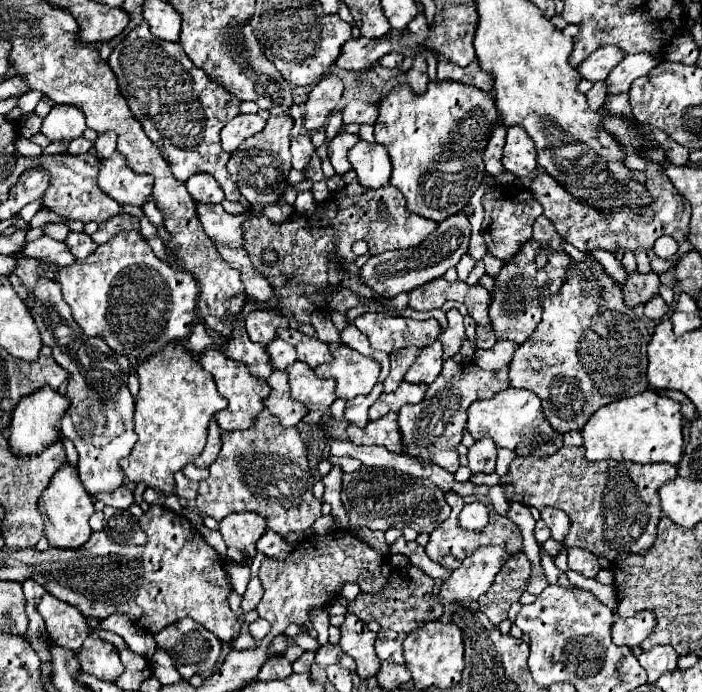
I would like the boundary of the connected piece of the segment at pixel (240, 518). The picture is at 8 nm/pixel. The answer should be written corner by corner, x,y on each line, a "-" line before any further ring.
233,513
219,523
219,531
227,543
227,557
233,563
243,563
255,557
255,543
263,537
267,525
261,515

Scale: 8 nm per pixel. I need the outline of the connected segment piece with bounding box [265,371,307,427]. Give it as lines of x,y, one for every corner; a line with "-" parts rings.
273,371
267,383
271,387
271,395
265,401
265,407
273,415
277,415
285,427
295,427
307,415
307,407
291,399
289,377
285,375
285,371

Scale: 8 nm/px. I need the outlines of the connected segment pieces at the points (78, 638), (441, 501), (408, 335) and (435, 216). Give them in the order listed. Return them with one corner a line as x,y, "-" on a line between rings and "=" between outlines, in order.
45,593
39,603
39,613
45,619
47,633
55,645
75,653
81,649
81,643
89,635
89,627
77,607
61,603
57,597
=
361,467
353,473
345,473
341,499
349,513
351,527
369,527
379,531
411,527
417,533
431,533
449,517
449,505
441,487
427,479
401,475
401,471
383,467
=
365,313
355,319
355,327
369,337
371,347
377,351
397,351
403,347
429,347
439,337
441,325
437,319
413,321
385,313
=
451,81
429,83
425,95
415,95
407,85
393,87
391,93
379,105
379,119
375,123
375,139
381,143
393,165
391,185
397,187
411,213
417,213
425,219
439,223
445,217
461,213
463,207
469,203
473,191
481,185
485,177
483,167
483,151
487,147
489,131
493,123
499,121
499,111
491,95
483,93
473,85
461,85

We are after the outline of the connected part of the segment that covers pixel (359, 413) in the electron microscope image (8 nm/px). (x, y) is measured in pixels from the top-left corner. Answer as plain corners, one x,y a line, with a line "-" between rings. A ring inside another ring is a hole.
377,383
375,389
367,395
367,397
357,397
357,399
351,399
347,401
347,407
345,407
345,421
347,423
353,423
357,427
365,427
369,423
367,419
367,411
369,407
379,399
379,395
383,393
383,383

